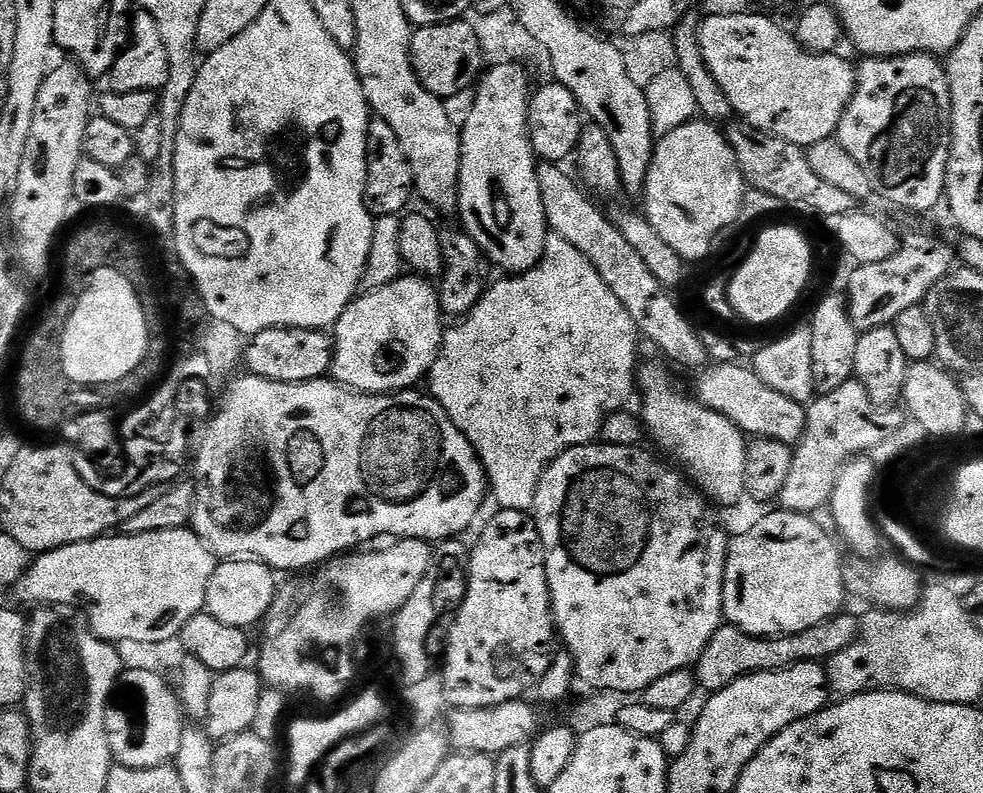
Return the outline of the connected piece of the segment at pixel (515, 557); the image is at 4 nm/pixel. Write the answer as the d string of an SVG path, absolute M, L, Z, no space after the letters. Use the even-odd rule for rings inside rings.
M500 508L497 513L485 526L480 541L470 548L467 557L468 589L456 612L456 621L448 632L448 645L444 648L442 673L447 703L453 709L493 708L502 702L521 699L535 689L536 683L546 674L554 655L552 595L548 592L544 569L544 543L540 541L535 519L528 512L518 510Z

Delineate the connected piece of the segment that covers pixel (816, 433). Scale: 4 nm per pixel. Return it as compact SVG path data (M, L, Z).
M853 378L842 382L838 390L817 395L806 408L806 426L800 441L794 445L790 474L786 478L786 486L782 486L778 497L778 504L785 512L803 512L816 514L820 507L824 508L829 503L835 483L838 482L839 472L845 463L853 457L871 453L874 448L886 437L886 429L876 421L877 409L872 399L866 394L866 386Z

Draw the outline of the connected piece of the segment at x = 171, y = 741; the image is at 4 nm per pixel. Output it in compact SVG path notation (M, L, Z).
M147 670L121 671L118 691L106 710L112 759L125 768L157 768L175 761L186 727L179 695L163 675Z

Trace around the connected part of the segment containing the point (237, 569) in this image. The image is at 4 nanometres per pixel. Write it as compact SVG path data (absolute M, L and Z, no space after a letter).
M228 558L223 562L217 563L214 574L210 578L210 586L206 590L205 609L218 622L226 622L226 626L238 626L239 628L251 629L251 624L256 624L267 617L270 606L274 602L278 591L276 584L277 573L268 564L263 564L260 560L251 558Z

